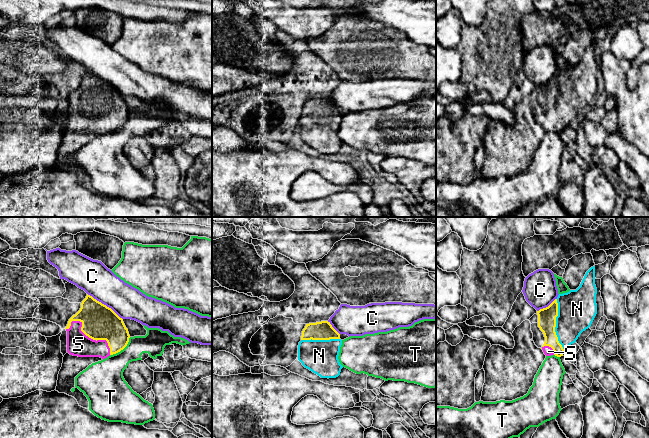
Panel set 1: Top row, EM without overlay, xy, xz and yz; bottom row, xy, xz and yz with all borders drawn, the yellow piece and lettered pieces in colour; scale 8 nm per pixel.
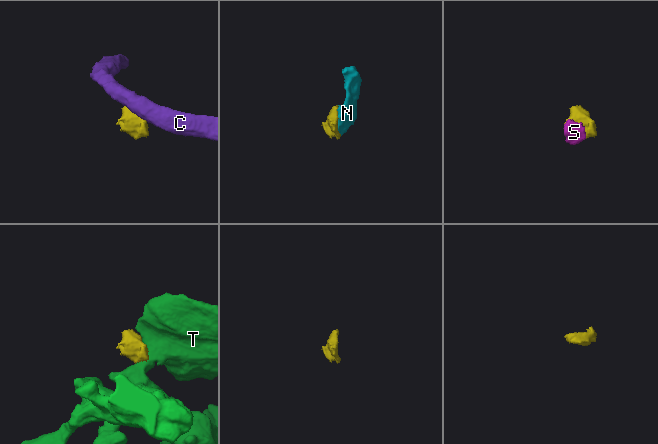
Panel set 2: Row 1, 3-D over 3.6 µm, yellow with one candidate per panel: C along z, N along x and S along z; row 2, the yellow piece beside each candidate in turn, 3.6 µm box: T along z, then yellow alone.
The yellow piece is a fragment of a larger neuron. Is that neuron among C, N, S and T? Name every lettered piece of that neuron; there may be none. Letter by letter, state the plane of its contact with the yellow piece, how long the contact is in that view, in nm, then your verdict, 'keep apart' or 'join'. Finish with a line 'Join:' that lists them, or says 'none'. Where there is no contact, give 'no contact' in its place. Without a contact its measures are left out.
C: xy | 360 nm | keep apart
N: yz | 420 nm | join
S: xy | 420 nm | join
T: xy | 220 nm | keep apart
Join: N, S

